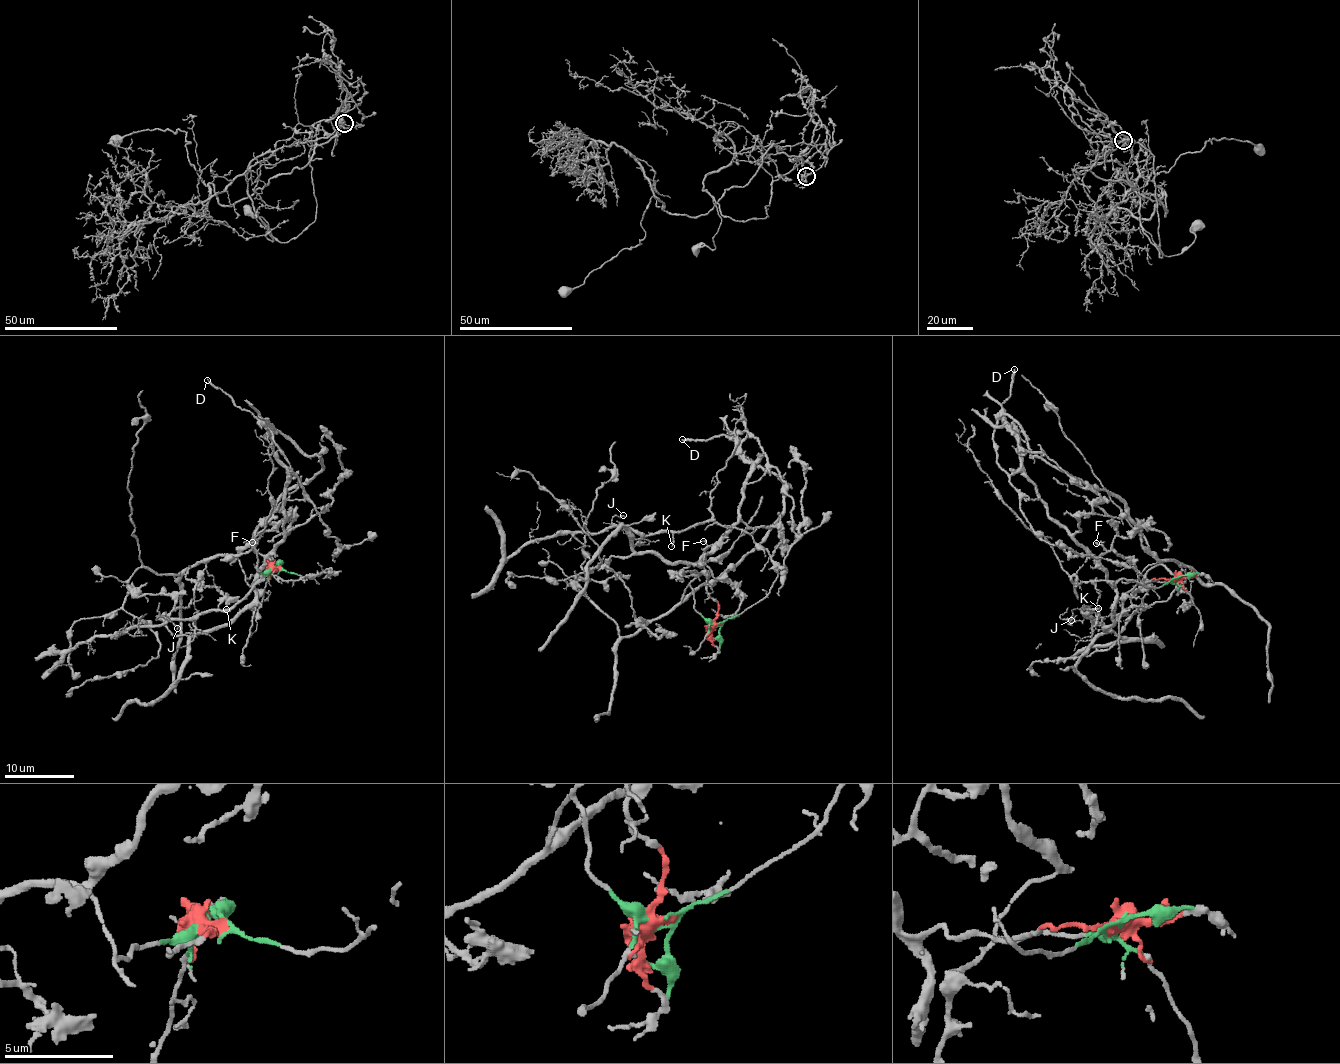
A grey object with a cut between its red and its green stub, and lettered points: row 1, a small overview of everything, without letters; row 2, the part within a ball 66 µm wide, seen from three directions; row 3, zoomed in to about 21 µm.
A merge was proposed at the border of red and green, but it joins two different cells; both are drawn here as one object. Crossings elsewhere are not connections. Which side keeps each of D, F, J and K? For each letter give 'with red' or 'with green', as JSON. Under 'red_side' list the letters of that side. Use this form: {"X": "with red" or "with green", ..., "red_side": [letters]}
{"D": "with red", "F": "with red", "J": "with green", "K": "with green", "red_side": ["D", "F"]}

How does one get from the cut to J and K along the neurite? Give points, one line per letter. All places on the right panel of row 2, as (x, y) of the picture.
J: (1175, 578), (1147, 588), (1136, 580), (1079, 583), (1072, 578), (1073, 590), (1089, 610), (1072, 611), (1071, 620)
K: (1175, 578), (1161, 587), (1147, 588), (1125, 579), (1079, 583), (1072, 578), (1082, 606), (1098, 607)

